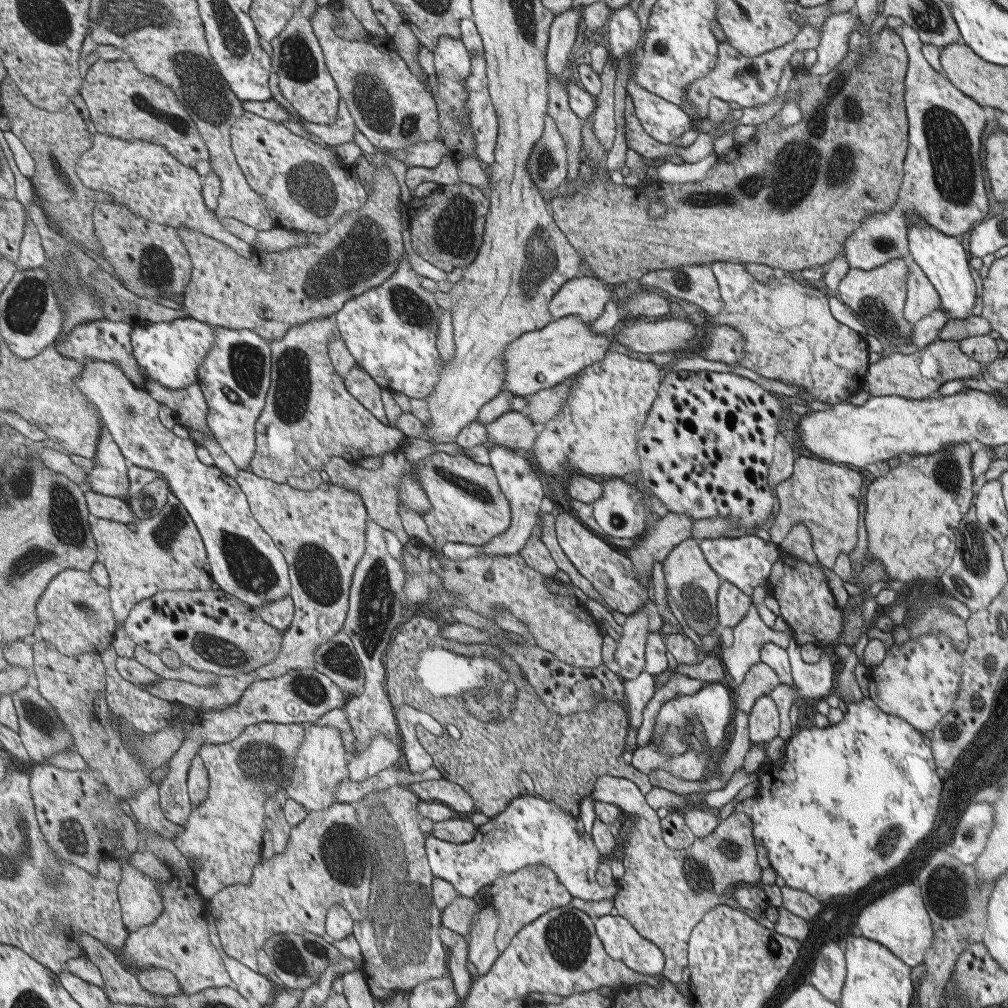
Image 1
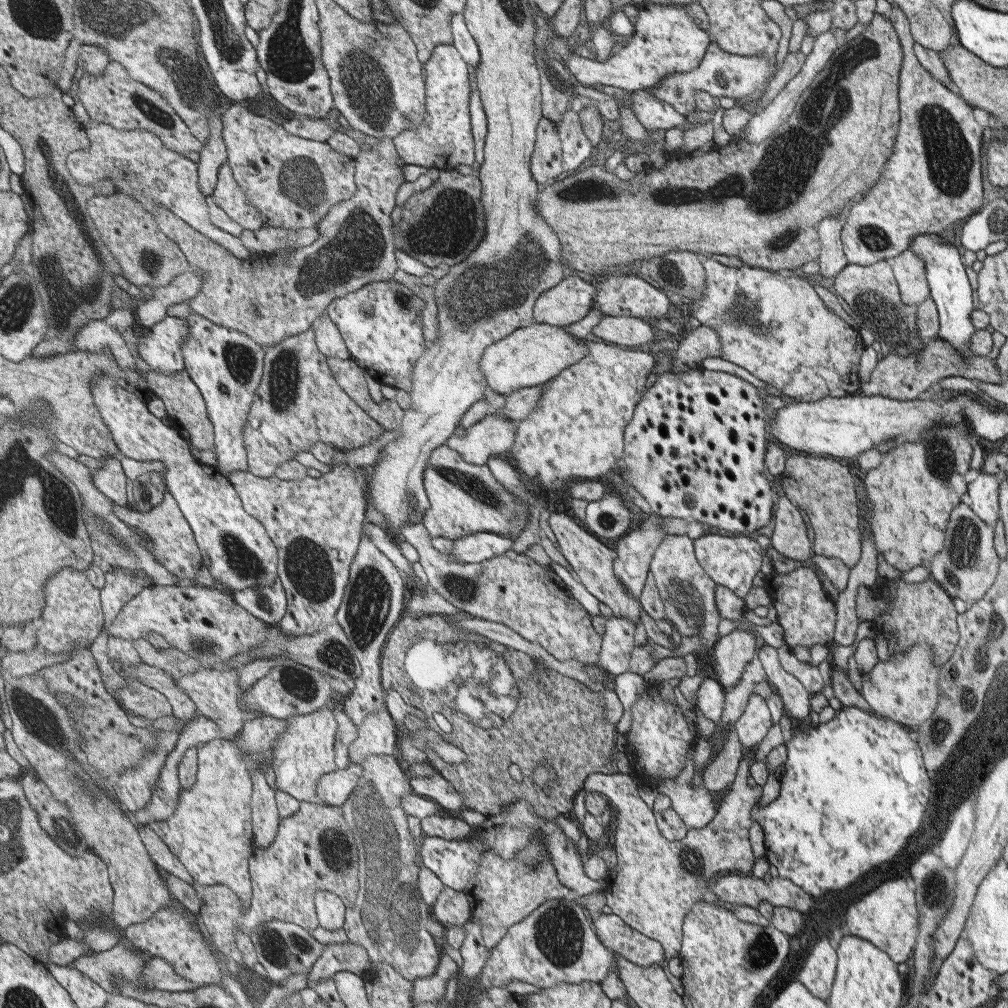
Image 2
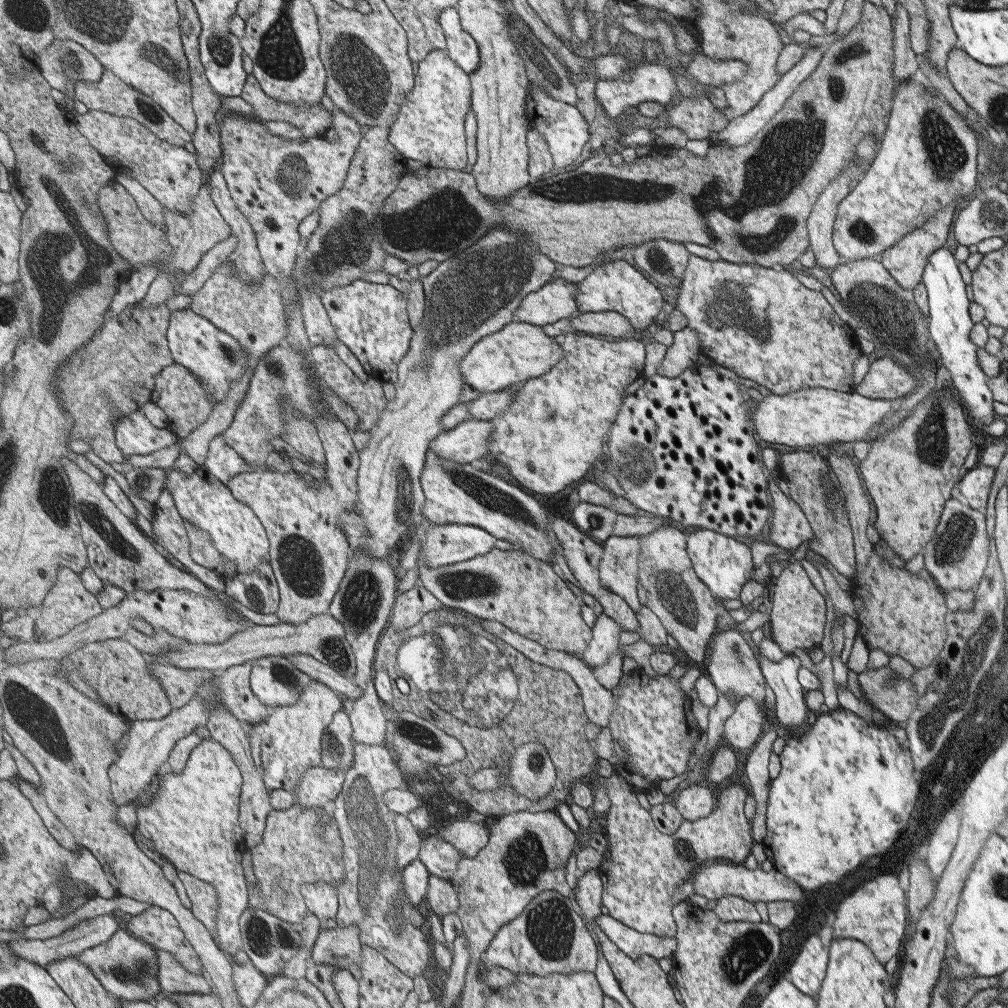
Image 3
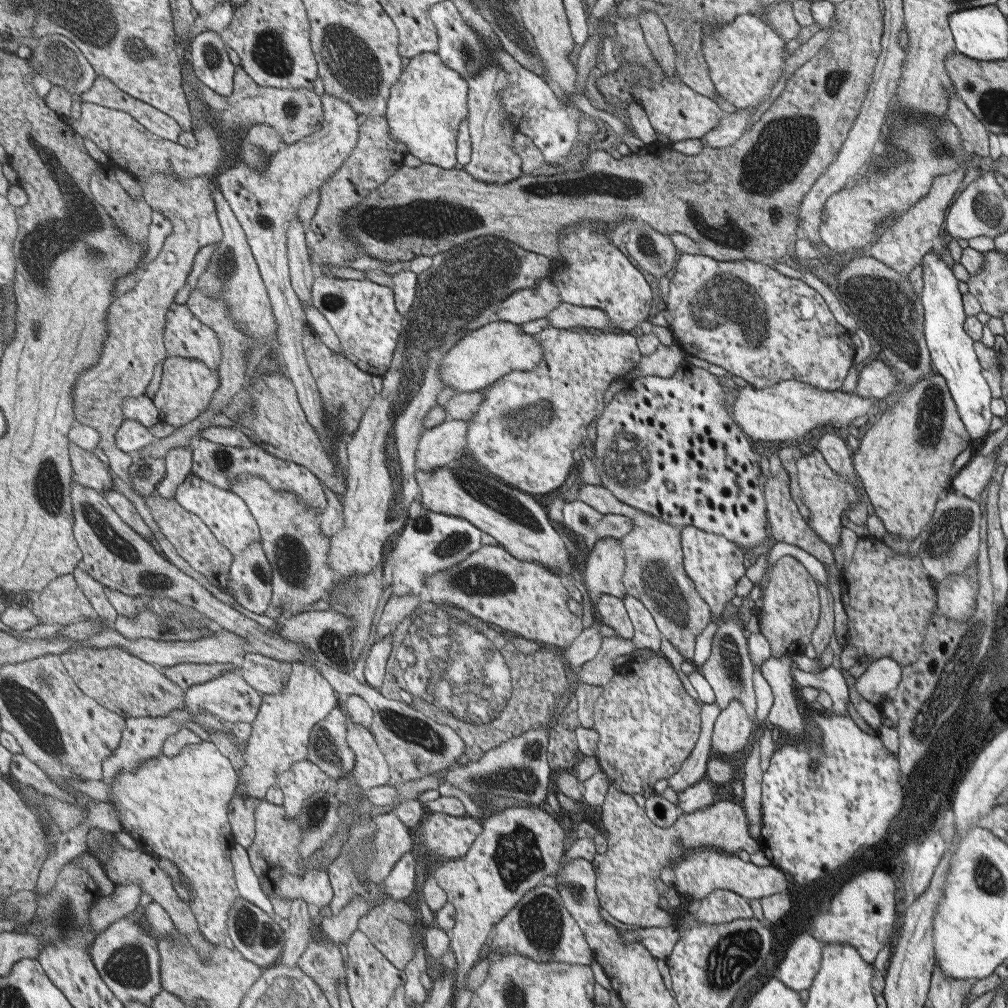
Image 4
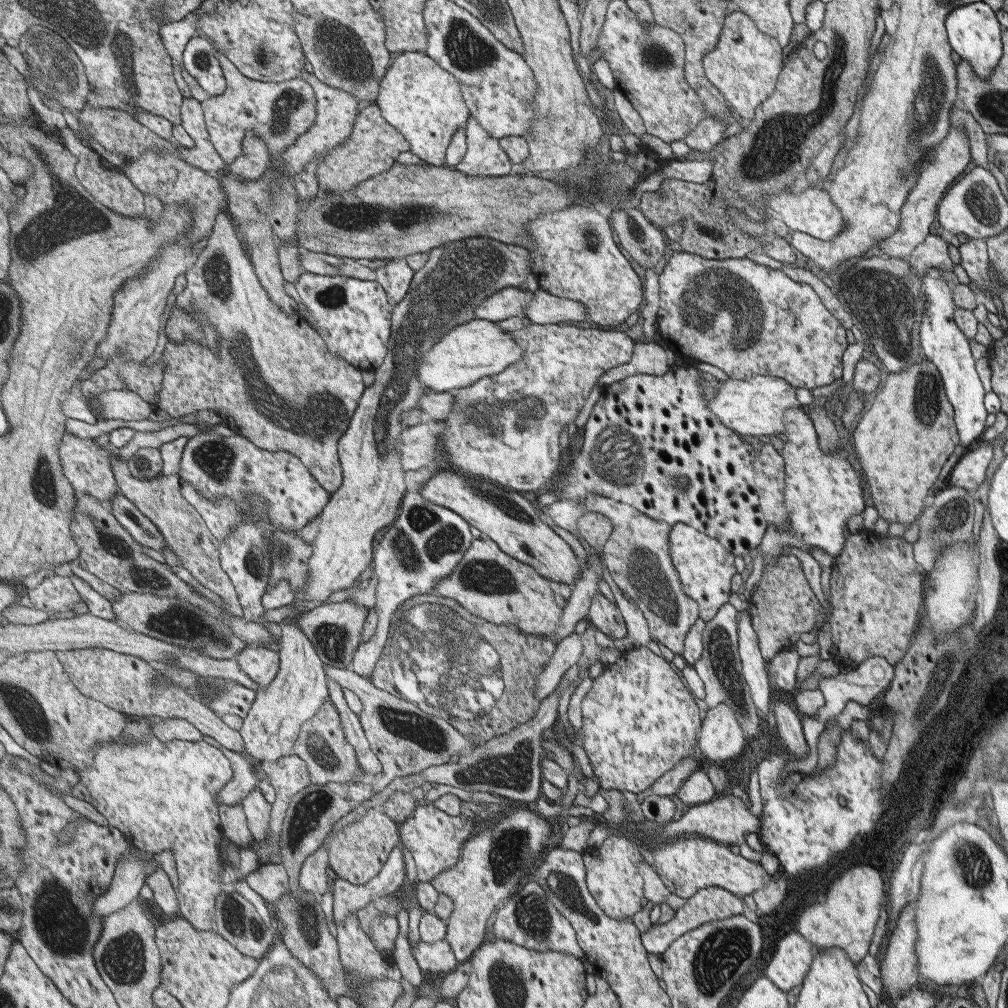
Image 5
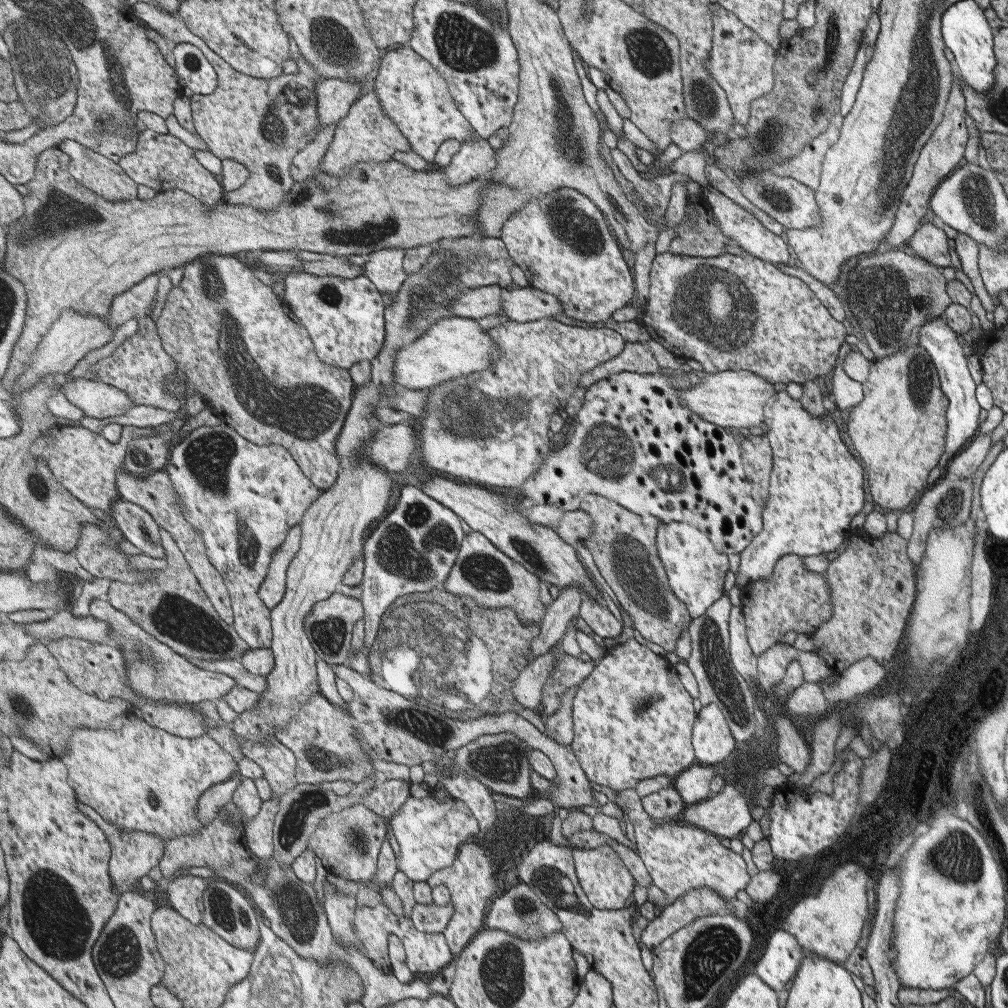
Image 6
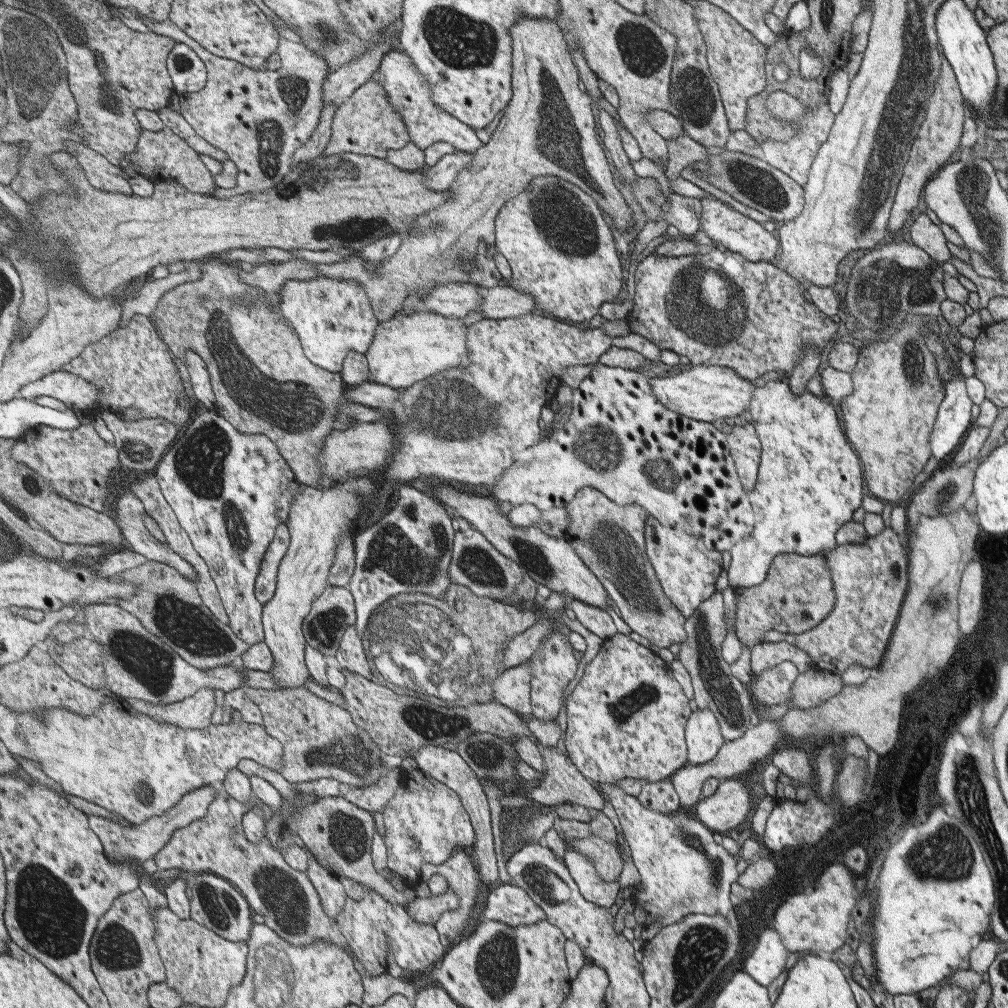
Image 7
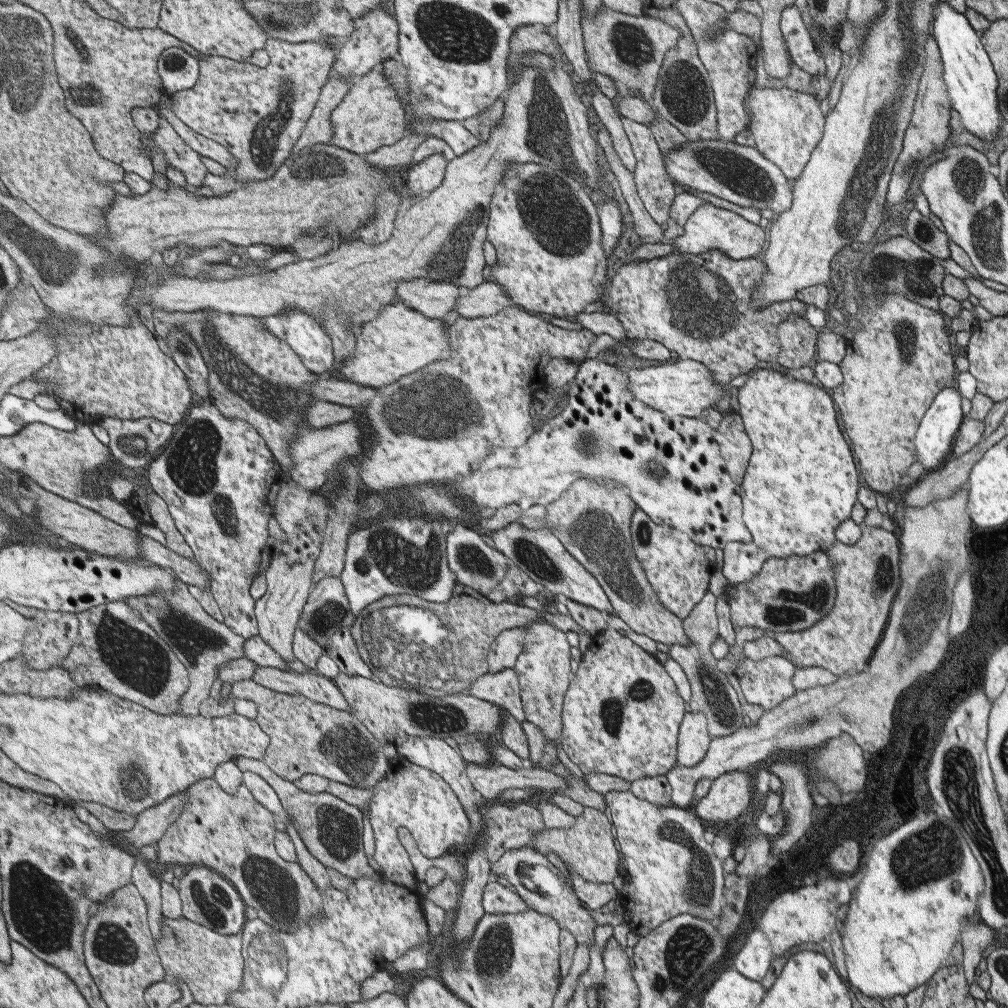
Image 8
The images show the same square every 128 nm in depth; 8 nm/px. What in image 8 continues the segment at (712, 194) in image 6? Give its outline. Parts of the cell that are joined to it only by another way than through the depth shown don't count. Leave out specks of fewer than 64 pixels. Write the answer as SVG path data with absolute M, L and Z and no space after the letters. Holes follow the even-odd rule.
M708 202L699 206L696 212L688 217L683 228L684 234L676 236L675 239L670 240L670 243L674 248L678 248L678 252L687 252L688 254L698 255L710 250L720 250L726 256L740 260L754 257L754 254L758 254L766 242L766 234L760 226L748 222L737 213L716 207Z

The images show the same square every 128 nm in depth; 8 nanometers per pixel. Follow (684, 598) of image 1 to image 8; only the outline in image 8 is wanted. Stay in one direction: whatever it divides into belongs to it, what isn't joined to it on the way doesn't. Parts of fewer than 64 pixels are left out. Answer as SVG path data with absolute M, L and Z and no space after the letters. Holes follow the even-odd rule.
M576 479L556 501L546 505L546 510L545 527L560 539L560 543L572 554L573 558L580 561L588 572L593 573L612 599L614 615L625 620L633 634L638 637L650 637L668 646L690 644L688 634L684 634L682 630L682 618L670 612L662 601L658 600L658 592L654 592L654 586L646 578L646 570L642 568L641 561L638 560L637 553L633 550L630 522L633 513L637 510L637 505L628 490L604 486L592 480Z

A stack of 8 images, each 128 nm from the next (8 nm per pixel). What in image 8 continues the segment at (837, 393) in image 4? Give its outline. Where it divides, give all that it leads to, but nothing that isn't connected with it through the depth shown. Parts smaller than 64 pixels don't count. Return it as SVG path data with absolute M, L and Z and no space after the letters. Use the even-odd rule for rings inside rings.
M690 358L663 362L659 366L622 370L626 374L626 390L630 390L638 400L650 405L650 408L667 412L668 415L700 416L702 408L716 408L716 402L726 394L724 385L714 382L710 368Z

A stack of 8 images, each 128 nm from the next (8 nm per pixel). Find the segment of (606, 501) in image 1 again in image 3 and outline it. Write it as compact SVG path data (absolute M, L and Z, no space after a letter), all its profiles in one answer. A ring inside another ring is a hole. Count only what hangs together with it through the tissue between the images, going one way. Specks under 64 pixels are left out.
M580 501L580 504L572 510L572 521L578 530L593 540L610 538L613 534L613 525L617 521L617 513L603 508L602 505L594 505Z

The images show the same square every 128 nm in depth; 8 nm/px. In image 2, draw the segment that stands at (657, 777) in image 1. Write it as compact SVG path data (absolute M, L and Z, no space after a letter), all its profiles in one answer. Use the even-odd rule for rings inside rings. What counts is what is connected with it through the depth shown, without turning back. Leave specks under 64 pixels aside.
M731 729L718 756L704 769L703 783L698 788L703 787L710 792L729 788L736 778L740 761L743 758L742 747L736 730Z

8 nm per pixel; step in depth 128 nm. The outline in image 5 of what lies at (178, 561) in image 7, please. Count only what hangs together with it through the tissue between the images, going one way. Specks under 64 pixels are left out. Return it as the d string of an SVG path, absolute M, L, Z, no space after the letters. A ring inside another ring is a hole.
M120 493L110 504L118 521L140 542L145 548L162 552L167 545L167 538L158 529L158 526L143 511Z

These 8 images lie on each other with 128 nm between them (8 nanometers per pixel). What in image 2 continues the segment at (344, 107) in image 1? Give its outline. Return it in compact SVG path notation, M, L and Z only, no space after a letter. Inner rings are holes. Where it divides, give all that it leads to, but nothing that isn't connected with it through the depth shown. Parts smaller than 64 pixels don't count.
M330 112L328 118L312 118L299 116L285 123L288 132L295 136L316 140L320 142L329 142L336 131L342 128L336 112Z

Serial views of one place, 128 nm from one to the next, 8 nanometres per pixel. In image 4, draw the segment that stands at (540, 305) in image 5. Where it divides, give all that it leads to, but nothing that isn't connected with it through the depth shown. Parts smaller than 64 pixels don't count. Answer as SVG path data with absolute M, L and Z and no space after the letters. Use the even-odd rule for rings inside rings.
M562 301L554 311L546 315L550 327L569 329L574 327L606 328L610 324L610 316L599 308L573 305Z

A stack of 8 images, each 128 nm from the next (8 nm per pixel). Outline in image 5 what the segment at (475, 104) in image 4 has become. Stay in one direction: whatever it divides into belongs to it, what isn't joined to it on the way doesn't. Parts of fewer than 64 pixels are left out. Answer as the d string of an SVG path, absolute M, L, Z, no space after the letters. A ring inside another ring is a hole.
M471 116L464 128L468 138L468 151L462 162L454 168L470 176L504 176L510 174L512 162L500 146L500 139L490 136L486 128Z

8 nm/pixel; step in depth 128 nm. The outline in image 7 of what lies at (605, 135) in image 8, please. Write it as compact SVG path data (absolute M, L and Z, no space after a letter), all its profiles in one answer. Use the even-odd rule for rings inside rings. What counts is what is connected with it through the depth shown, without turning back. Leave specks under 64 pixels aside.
M599 104L598 107L600 108L601 128L606 134L606 136L603 136L602 144L608 150L610 160L614 162L614 168L620 172L620 176L626 182L632 185L636 182L637 175L634 173L634 169L632 169L631 160L624 153L616 121Z

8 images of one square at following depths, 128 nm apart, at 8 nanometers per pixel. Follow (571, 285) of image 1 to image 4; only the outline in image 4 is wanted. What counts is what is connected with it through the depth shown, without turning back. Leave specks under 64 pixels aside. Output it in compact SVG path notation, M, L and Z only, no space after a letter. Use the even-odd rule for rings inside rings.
M551 277L541 280L536 288L518 289L506 297L496 309L498 321L522 324L536 318L546 318L554 307L562 303L562 296Z

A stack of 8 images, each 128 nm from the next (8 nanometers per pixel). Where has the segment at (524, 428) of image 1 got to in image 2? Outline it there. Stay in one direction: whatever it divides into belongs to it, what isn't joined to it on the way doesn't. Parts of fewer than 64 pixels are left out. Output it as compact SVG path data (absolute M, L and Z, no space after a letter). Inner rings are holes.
M490 411L484 419L466 429L462 436L450 435L446 446L456 450L470 464L486 465L490 458L509 452L517 442L515 420Z

